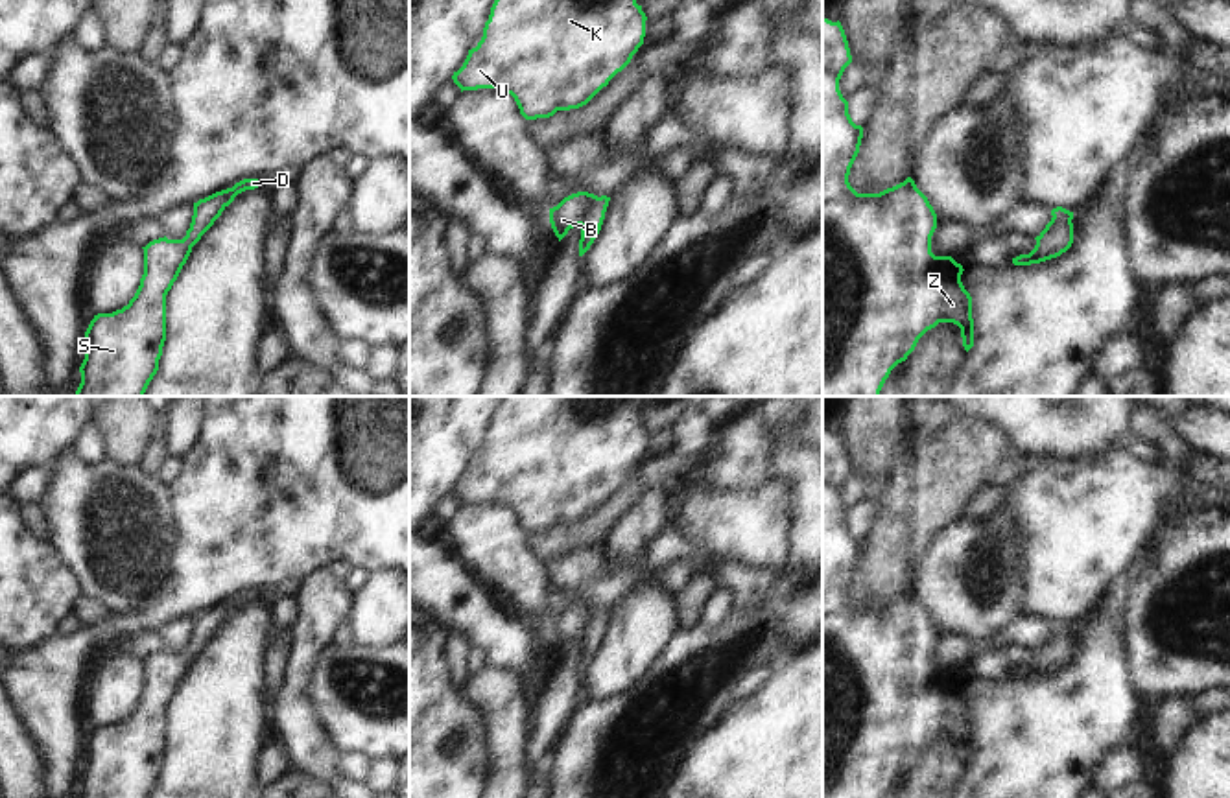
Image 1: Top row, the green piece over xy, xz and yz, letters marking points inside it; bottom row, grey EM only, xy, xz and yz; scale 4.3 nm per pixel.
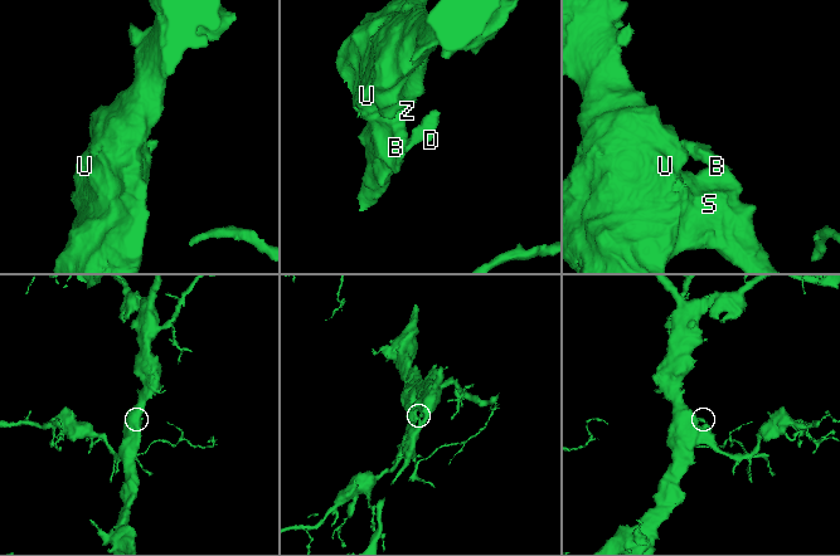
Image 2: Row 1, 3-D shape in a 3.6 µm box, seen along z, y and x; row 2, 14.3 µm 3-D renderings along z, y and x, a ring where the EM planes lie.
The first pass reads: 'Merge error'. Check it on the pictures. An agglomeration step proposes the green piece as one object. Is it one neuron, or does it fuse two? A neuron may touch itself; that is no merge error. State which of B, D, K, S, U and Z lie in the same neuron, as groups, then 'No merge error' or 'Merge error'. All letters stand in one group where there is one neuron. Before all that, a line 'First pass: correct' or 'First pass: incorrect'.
First pass: incorrect
Groups: B D K S U Z. No merge error

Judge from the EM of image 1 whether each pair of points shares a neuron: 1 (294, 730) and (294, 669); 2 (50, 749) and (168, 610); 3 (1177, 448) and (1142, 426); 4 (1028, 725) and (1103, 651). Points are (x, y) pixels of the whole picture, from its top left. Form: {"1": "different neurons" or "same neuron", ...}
{"1": "same neuron", "2": "same neuron", "3": "same neuron", "4": "same neuron"}

